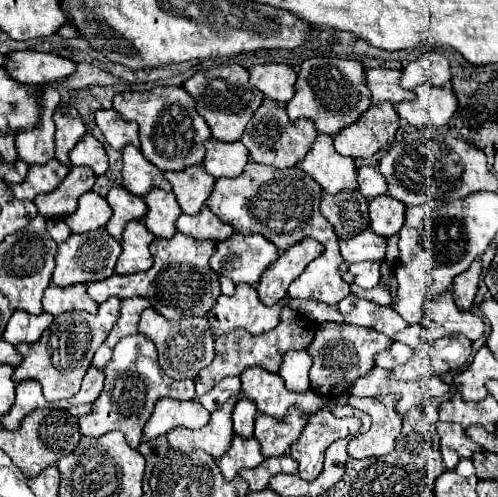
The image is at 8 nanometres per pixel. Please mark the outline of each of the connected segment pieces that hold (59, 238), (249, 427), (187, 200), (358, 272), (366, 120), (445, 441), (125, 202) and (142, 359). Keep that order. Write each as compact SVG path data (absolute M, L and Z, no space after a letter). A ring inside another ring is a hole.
M49 219L49 221L47 221L47 231L51 233L51 237L53 237L57 243L63 243L63 241L71 235L71 229L65 225L63 219Z
M241 397L235 403L233 409L233 431L239 437L253 437L253 423L255 423L255 415L257 415L257 407L253 401Z
M189 167L177 173L165 173L165 177L169 179L169 183L173 185L173 193L183 209L183 213L187 215L197 215L201 211L201 207L207 203L211 189L215 185L215 177L209 177L209 173L205 173L205 167Z
M355 263L349 267L351 275L355 277L355 283L363 289L373 289L375 285L379 285L379 267L381 263Z
M379 103L365 111L357 123L335 135L335 149L341 155L371 157L379 149L393 143L399 127L399 117L391 103Z
M437 423L437 433L441 439L443 465L447 469L455 469L461 459L469 459L475 451L481 451L481 445L473 443L457 423Z
M113 187L105 199L107 199L109 207L113 209L113 217L109 219L105 229L111 237L115 237L119 241L121 233L129 221L137 221L137 219L145 217L147 205L143 203L143 197L137 197L133 193L125 191L123 187Z
M141 333L123 337L115 351L113 359L105 367L105 387L99 399L93 403L93 411L85 417L79 417L79 429L87 437L101 437L113 429L125 433L127 443L137 449L143 437L143 427L153 411L153 405L161 397L173 399L195 399L195 385L193 379L187 381L173 381L167 377L157 365L155 345Z

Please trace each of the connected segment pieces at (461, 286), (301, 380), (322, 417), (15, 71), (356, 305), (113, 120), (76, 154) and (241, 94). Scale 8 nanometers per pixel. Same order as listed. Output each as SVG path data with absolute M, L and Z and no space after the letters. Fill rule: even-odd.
M473 261L473 265L467 271L463 271L461 275L455 277L455 281L453 281L453 299L455 299L455 305L461 311L471 309L475 293L477 293L479 275L481 275L481 263Z
M289 351L283 357L279 375L285 379L289 391L307 391L309 385L309 367L311 357L305 351Z
M328 409L317 411L301 431L297 443L291 445L289 455L299 463L301 477L317 477L323 471L325 449L335 441L357 433L361 422L357 418L336 418Z
M15 51L7 55L7 73L25 85L47 85L63 81L73 73L77 65L71 59L63 59L53 53L39 51Z
M357 295L345 297L343 301L337 303L337 307L339 307L339 313L343 315L345 323L373 327L393 340L399 331L409 327L401 315L395 313L395 309L391 309L387 305L379 305L375 301L361 299Z
M115 109L97 111L95 121L97 121L97 127L101 129L103 137L107 139L107 143L113 149L123 151L125 145L139 147L139 125L123 121Z
M85 135L71 151L71 165L87 165L95 171L95 175L105 175L109 169L109 157L105 153L103 143L99 143L93 135Z
M219 65L209 67L205 71L197 71L191 79L183 83L187 93L195 97L201 117L205 117L207 125L211 127L211 133L217 141L239 141L245 125L257 111L257 107L263 103L263 93L249 85L249 71L241 65Z

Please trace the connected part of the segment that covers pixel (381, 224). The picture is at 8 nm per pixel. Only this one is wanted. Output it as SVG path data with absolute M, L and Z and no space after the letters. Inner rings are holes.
M389 195L375 197L369 205L371 229L381 237L397 235L405 221L405 205Z

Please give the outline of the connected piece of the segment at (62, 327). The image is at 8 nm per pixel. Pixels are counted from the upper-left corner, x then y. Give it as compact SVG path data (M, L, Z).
M109 297L105 303L99 305L97 315L89 315L85 311L69 311L55 317L35 345L25 345L25 343L17 345L17 353L23 355L23 363L15 367L13 381L15 383L21 383L25 379L39 381L43 385L43 395L47 401L73 397L81 387L81 379L89 369L97 347L105 341L105 337L117 323L119 307L121 307L121 299Z

